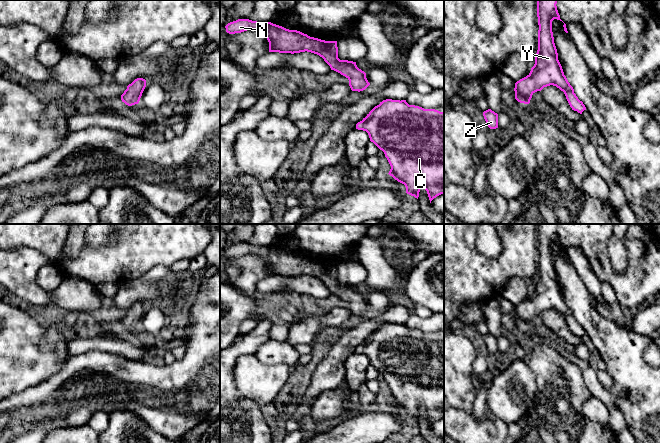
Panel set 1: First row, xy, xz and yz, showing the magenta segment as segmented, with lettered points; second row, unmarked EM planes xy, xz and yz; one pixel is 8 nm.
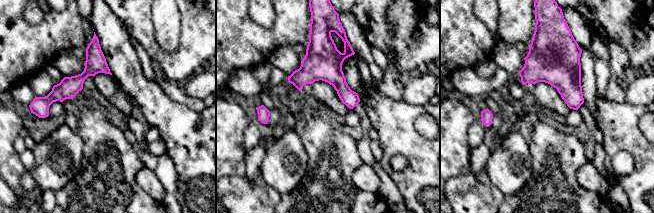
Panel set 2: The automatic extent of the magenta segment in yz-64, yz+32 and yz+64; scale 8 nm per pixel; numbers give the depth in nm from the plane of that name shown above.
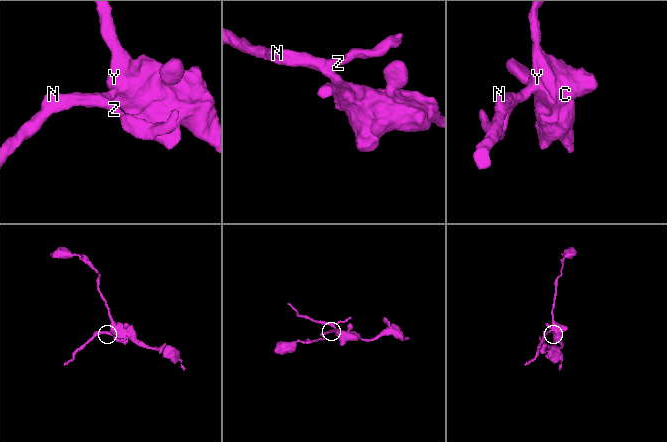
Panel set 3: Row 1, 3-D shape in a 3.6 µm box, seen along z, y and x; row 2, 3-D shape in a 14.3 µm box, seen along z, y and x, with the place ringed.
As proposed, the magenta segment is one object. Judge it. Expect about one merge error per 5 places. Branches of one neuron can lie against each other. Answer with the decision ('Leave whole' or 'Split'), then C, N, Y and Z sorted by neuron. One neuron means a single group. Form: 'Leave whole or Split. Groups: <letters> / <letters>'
Leave whole. Groups: C N Y Z

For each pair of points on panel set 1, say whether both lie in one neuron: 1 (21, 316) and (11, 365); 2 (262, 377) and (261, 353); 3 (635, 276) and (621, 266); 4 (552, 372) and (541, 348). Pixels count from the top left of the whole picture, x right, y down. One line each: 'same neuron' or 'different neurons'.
1: same neuron
2: different neurons
3: different neurons
4: same neuron

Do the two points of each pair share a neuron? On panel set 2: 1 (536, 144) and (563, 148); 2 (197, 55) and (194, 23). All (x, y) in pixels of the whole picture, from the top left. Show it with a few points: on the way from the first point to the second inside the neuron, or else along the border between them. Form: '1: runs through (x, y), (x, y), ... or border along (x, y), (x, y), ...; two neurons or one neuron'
1: runs through (543, 144), (550, 148), (556, 148); one neuron
2: runs through (197, 47), (197, 31); one neuron

